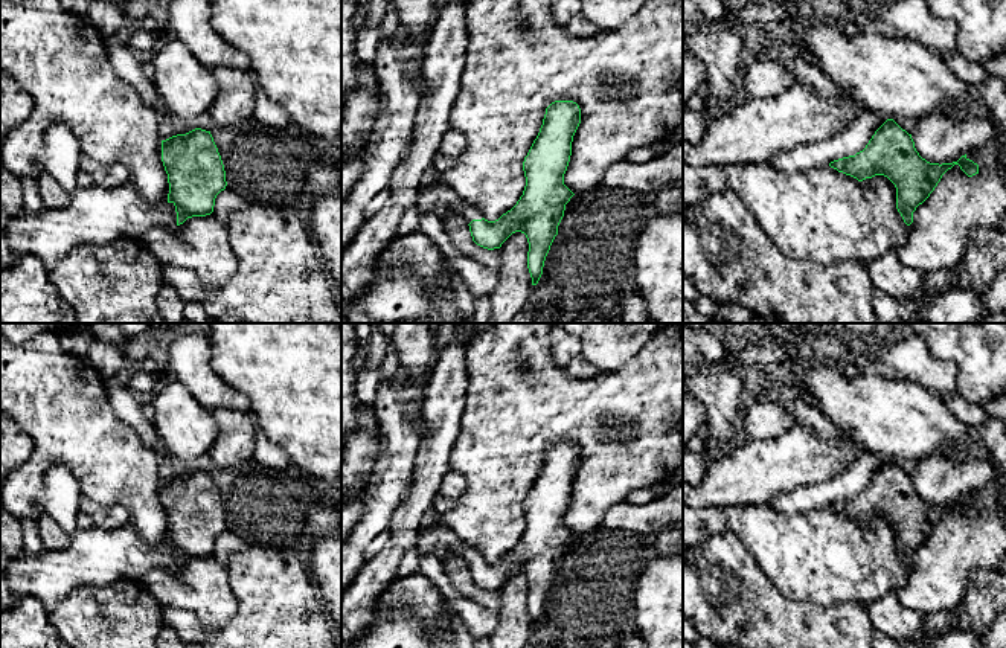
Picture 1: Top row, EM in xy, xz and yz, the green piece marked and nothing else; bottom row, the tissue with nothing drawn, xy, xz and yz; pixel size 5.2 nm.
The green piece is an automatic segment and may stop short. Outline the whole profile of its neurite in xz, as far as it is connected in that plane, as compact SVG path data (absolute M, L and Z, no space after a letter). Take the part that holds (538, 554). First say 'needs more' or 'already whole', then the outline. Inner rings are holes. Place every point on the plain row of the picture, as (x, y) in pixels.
needs more; M555 442L546 450L540 474L523 503L526 518L523 537L517 546L498 561L485 561L477 549L463 543L460 537L447 526L444 518L433 523L430 528L421 526L416 543L418 555L434 555L441 561L448 555L463 558L469 567L473 582L488 592L500 590L515 573L524 575L529 584L527 610L532 619L532 627L537 627L543 616L546 598L558 576L558 567L564 558L565 546L575 537L564 526L564 515L570 503L572 483L579 465L581 450L573 442Z

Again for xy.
needs more; M195 470L162 482L162 503L168 515L166 544L149 546L128 523L119 529L76 529L62 550L43 549L37 555L18 555L8 569L8 584L15 601L34 596L52 611L72 590L81 585L105 587L116 581L137 581L152 569L172 570L192 558L213 553L216 537L226 531L226 512L210 473Z

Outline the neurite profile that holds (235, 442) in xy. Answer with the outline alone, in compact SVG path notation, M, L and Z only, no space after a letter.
M218 409L213 418L219 427L209 456L219 468L233 468L255 457L256 421L252 413Z

